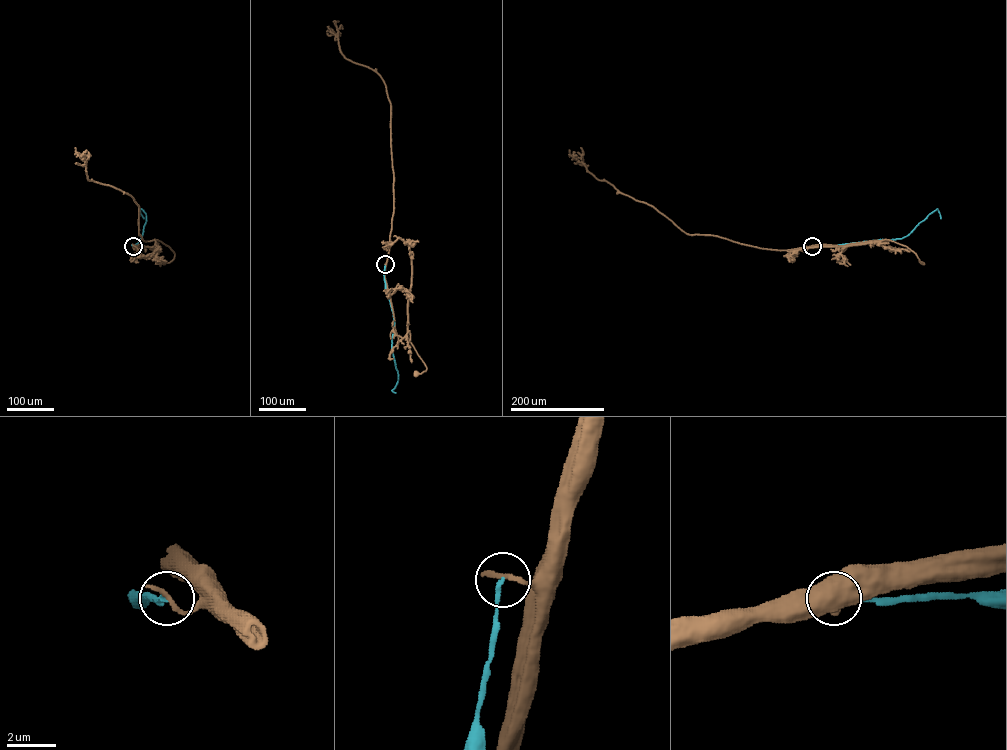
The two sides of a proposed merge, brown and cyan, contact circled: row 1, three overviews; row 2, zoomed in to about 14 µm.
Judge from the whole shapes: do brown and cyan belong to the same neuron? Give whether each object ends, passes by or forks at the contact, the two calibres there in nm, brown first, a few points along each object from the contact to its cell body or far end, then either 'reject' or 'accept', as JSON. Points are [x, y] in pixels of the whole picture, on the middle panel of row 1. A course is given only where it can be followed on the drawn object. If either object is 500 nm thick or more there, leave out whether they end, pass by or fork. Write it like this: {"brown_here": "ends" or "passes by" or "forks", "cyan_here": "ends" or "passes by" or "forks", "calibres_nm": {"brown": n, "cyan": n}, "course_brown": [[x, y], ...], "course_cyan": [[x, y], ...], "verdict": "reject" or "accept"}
{"brown_here": "ends", "cyan_here": "ends", "calibres_nm": {"brown": 260, "cyan": 190}, "course_brown": [[385, 264], [384, 277], [398, 339], [406, 336], [426, 367], [415, 374]], "course_cyan": [[385, 264], [385, 288], [394, 322], [392, 348], [398, 376], [392, 390], [396, 393]], "verdict": "reject"}

